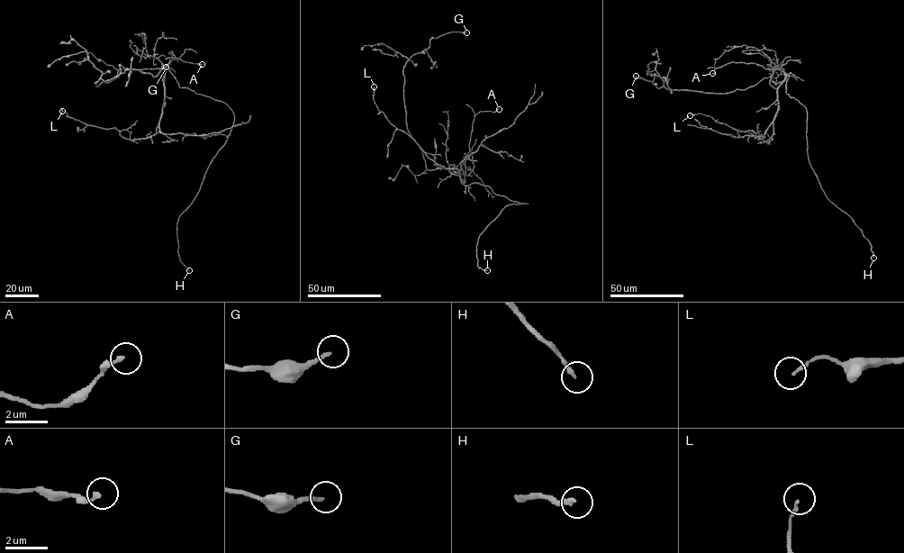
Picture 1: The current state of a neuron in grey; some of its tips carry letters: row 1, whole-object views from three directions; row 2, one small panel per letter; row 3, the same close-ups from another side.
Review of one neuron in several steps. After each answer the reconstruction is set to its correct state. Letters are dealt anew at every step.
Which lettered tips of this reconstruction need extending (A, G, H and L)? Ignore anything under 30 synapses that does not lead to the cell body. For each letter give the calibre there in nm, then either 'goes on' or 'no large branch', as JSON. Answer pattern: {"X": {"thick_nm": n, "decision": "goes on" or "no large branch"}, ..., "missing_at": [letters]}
{"A": {"thick_nm": 180, "decision": "no large branch"}, "G": {"thick_nm": 160, "decision": "no large branch"}, "H": {"thick_nm": 240, "decision": "goes on"}, "L": {"thick_nm": 140, "decision": "no large branch"}, "missing_at": ["H"]}

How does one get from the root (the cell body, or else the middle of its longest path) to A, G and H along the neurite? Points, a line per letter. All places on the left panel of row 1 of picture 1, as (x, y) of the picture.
A: (171, 72), (163, 65), (164, 81), (166, 67), (174, 59), (170, 51), (182, 60), (202, 64)
G: (171, 72), (164, 65), (154, 77), (120, 68), (109, 82), (98, 86), (94, 82), (127, 69), (166, 67)
H: (171, 72), (179, 86), (223, 102), (234, 117), (198, 194), (179, 217), (178, 254), (189, 270)

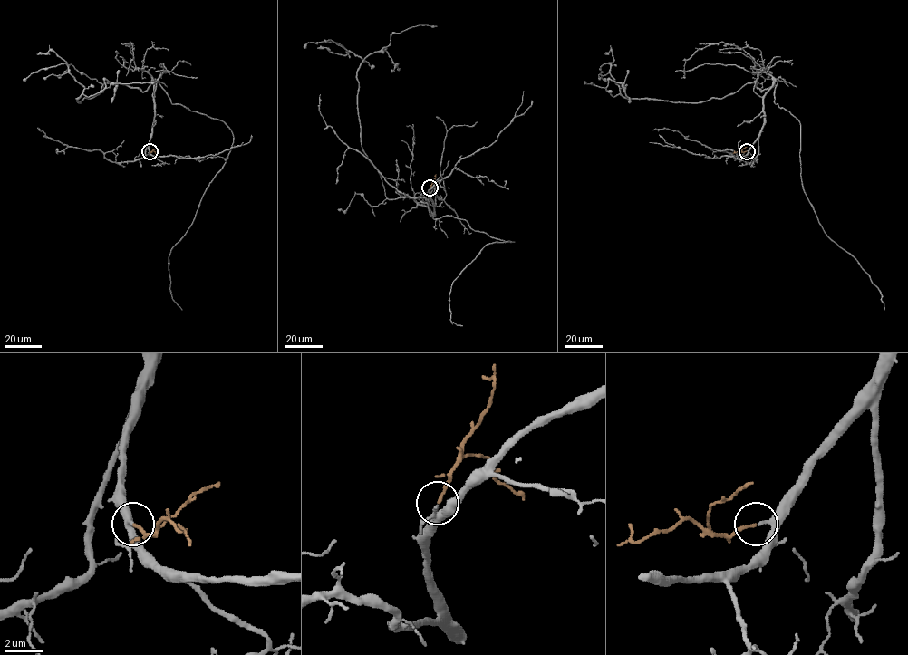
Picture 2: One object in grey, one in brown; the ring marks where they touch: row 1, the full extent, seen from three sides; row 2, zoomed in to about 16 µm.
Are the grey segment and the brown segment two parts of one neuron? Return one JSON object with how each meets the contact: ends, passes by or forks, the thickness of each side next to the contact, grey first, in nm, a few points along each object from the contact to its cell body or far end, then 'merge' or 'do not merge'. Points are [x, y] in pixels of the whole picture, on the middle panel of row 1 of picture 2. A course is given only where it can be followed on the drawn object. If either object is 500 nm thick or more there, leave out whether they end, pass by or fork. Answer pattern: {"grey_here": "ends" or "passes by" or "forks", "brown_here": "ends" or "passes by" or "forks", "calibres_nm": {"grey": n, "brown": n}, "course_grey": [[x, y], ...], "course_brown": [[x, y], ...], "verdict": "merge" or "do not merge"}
{"grey_here": "passes by", "brown_here": "ends", "calibres_nm": {"grey": 180, "brown": 150}, "course_grey": [[429, 187], [434, 218], [451, 216], [475, 231], [514, 242], [487, 245], [453, 281], [450, 321], [462, 325]], "course_brown": [[429, 187], [434, 175]], "verdict": "merge"}

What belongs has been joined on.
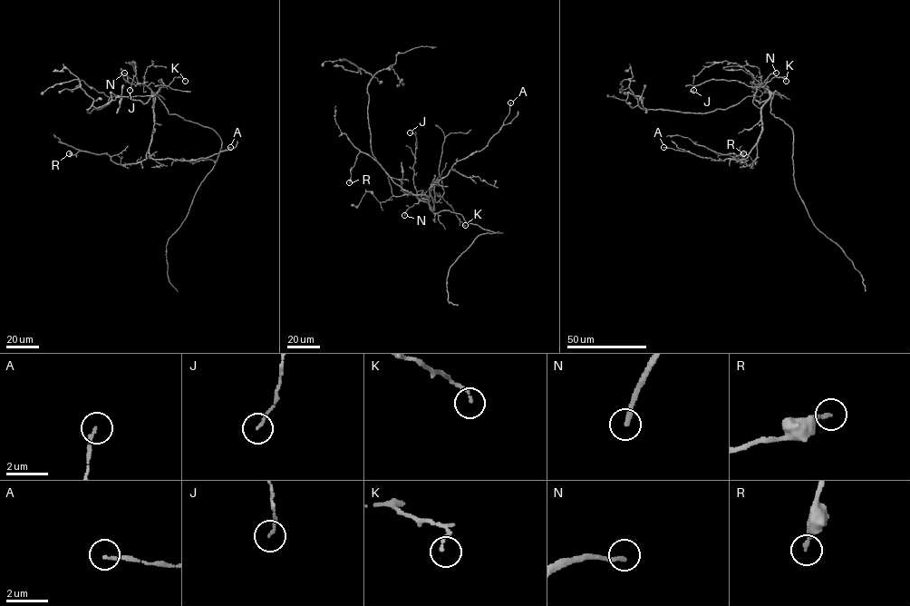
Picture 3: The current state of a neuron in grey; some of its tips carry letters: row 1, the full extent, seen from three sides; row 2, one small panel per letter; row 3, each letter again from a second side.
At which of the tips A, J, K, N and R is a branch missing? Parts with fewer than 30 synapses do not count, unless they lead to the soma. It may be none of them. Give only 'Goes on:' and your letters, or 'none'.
Goes on: none

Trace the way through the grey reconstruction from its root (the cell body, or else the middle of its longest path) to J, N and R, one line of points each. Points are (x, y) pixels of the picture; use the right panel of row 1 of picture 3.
J: (771, 99), (774, 92), (749, 72), (725, 61), (705, 67), (694, 77), (693, 90)
N: (771, 99), (774, 92), (760, 83), (776, 73)
R: (771, 99), (773, 92), (761, 110), (755, 163), (746, 164), (732, 153), (712, 151), (734, 157), (743, 153)

